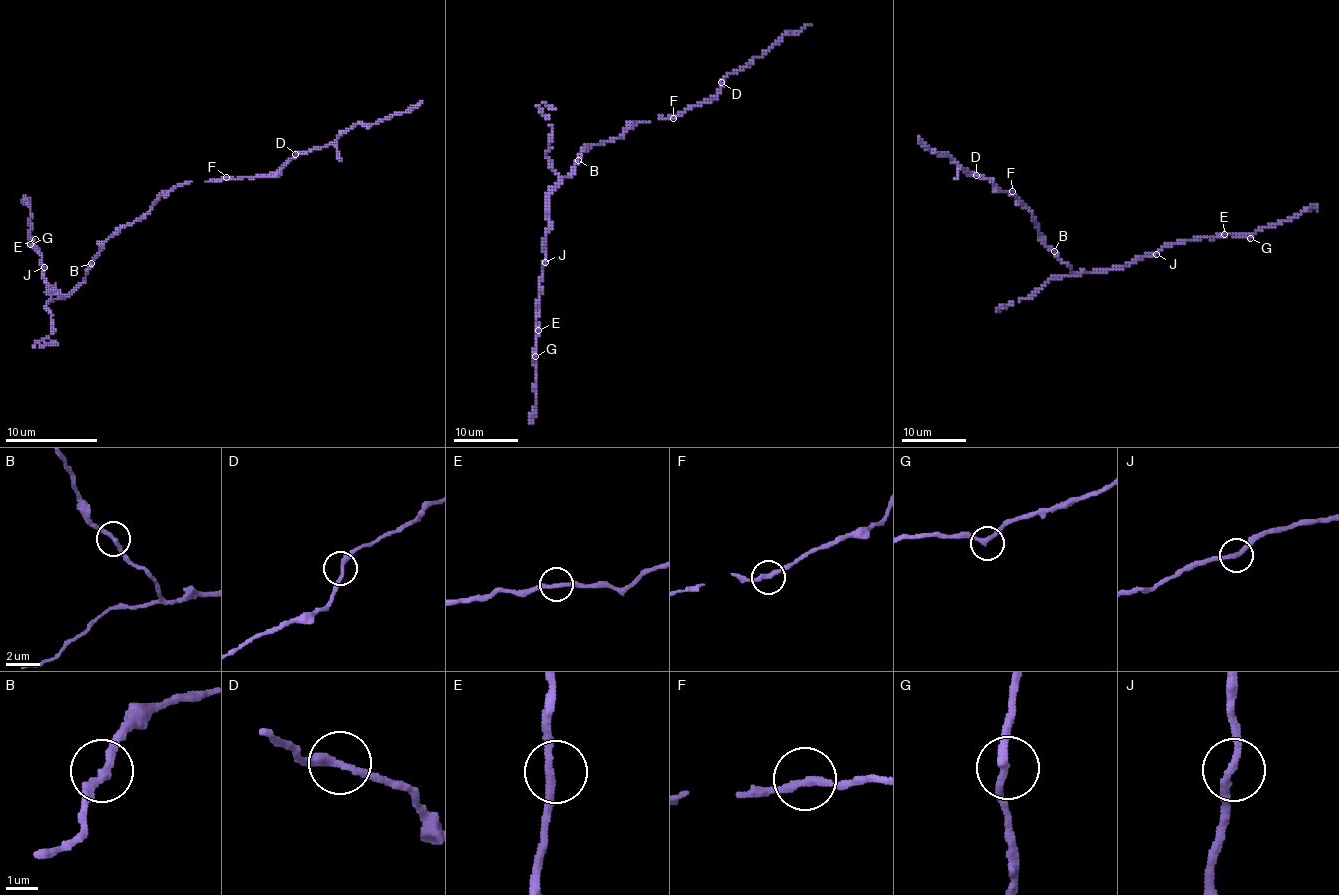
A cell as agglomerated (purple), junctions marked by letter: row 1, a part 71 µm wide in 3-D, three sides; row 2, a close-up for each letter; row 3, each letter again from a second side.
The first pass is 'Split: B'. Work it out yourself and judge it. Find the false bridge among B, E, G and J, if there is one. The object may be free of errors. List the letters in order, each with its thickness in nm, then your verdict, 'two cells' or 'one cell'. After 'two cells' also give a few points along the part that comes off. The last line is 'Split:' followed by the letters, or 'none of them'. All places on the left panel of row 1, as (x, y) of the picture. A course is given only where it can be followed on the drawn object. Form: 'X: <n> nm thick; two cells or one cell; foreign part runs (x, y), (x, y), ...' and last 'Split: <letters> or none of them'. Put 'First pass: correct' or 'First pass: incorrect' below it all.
B: 240 nm thick; one cell
E: 240 nm thick; one cell
G: 240 nm thick; one cell
J: 240 nm thick; one cell
Split: none of them
First pass: incorrect

